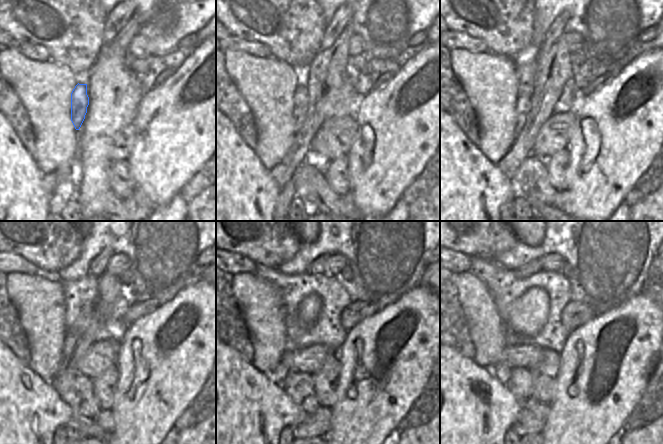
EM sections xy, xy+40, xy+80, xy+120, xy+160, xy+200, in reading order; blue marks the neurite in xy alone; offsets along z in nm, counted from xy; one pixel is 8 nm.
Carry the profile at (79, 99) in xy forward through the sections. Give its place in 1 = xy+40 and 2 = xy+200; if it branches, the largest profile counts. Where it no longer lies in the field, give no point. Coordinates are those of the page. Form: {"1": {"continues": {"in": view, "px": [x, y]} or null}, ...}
{"1": {"continues": {"in": "xy+40", "px": [301, 98]}}, "2": {"continues": {"in": "xy+200", "px": [502, 372]}}}

